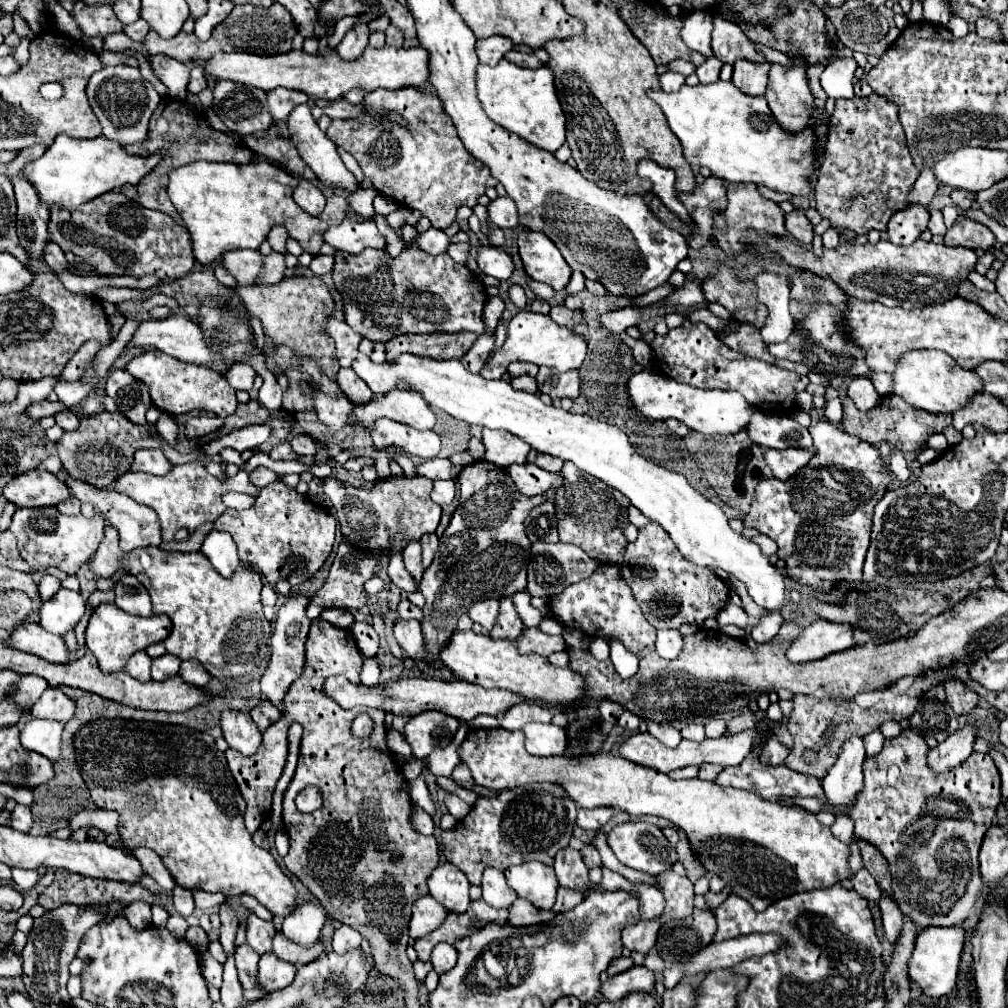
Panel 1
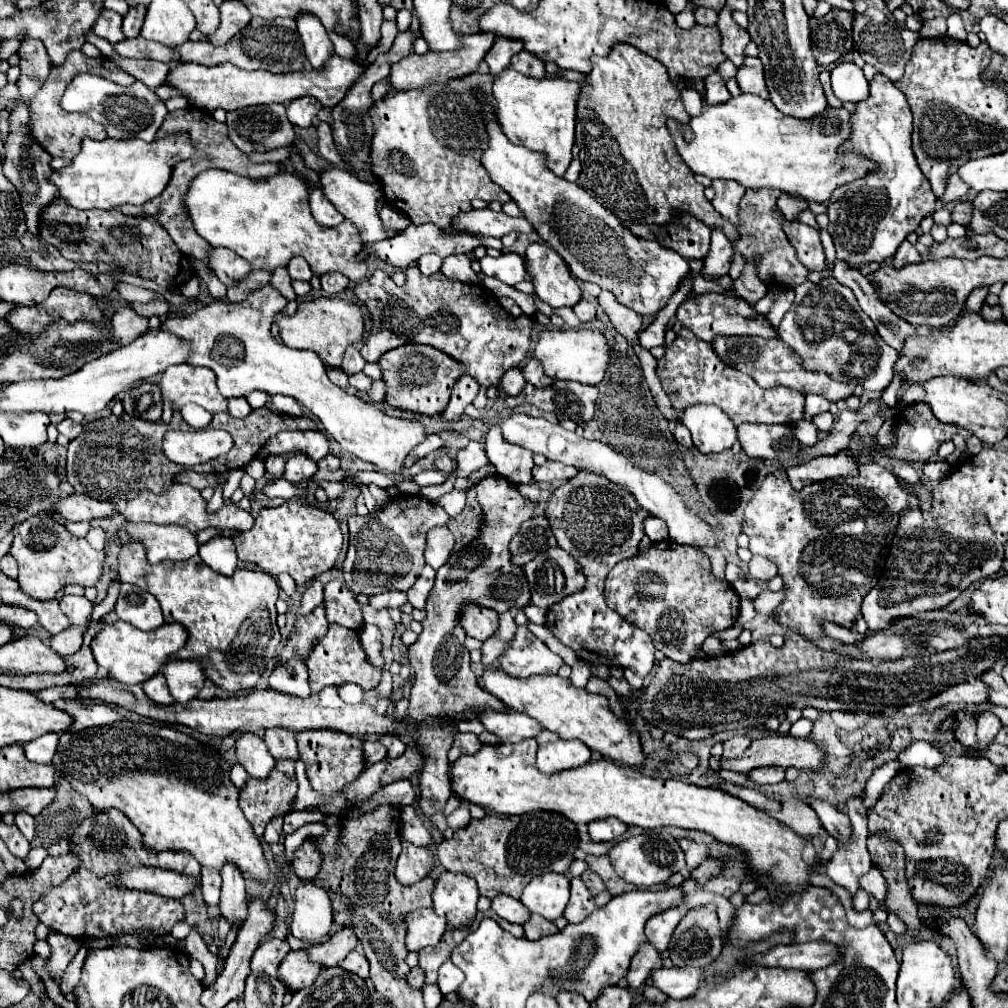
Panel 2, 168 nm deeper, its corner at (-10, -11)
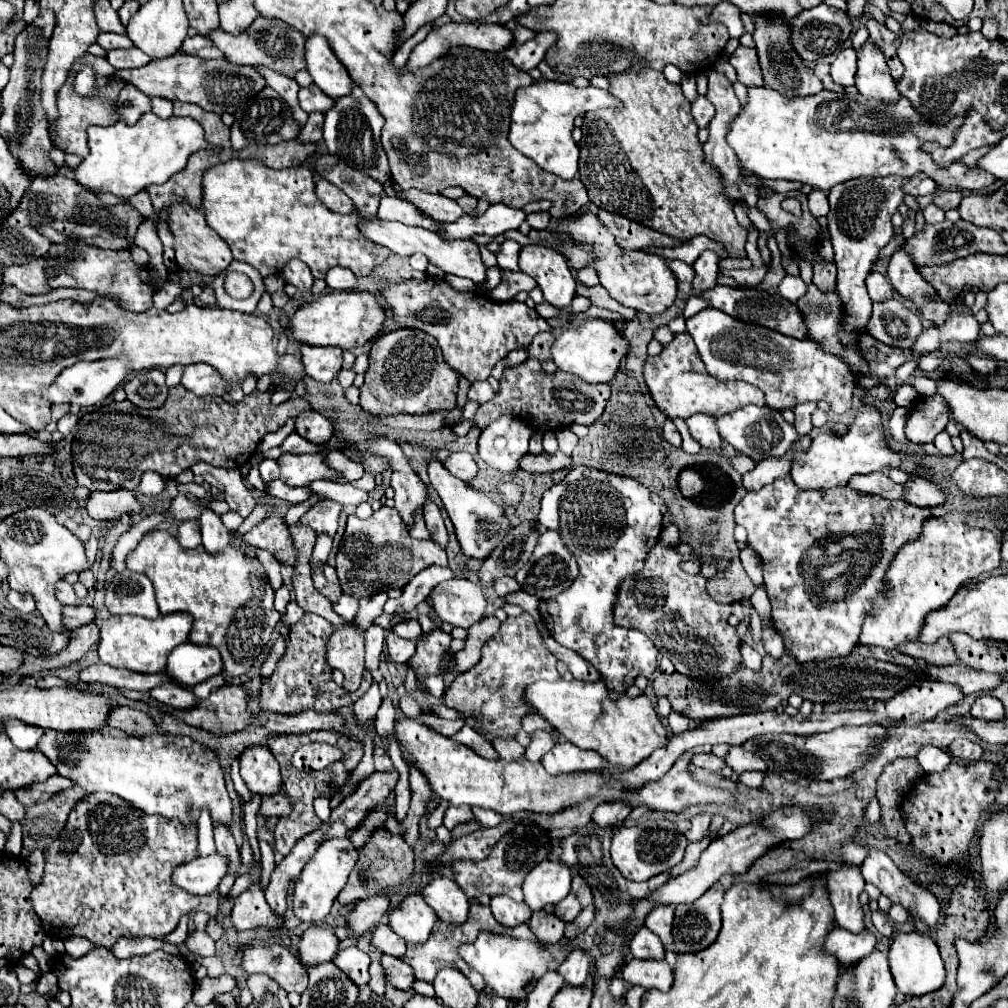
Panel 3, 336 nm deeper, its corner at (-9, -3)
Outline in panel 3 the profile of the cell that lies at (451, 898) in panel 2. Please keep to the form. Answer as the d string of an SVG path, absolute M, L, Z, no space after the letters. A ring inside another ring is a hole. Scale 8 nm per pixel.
M434 875L430 883L422 889L422 895L428 901L428 905L436 911L440 921L452 925L466 921L470 903L466 893L454 879L444 875Z

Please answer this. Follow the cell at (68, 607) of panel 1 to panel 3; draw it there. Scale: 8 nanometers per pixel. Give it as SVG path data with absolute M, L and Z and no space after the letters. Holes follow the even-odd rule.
M66 581L56 583L56 597L62 605L78 605L80 603L74 589L72 589L72 585L68 585Z

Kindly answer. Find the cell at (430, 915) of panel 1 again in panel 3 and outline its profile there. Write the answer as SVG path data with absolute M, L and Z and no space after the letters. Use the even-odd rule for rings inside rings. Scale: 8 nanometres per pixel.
M412 893L402 899L402 903L390 913L388 925L398 933L406 943L424 943L428 941L438 915L424 901L420 893Z

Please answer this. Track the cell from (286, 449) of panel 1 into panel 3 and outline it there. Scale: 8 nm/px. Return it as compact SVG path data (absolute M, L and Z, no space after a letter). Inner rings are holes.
M306 453L306 455L282 455L278 459L280 479L292 487L306 487L316 479L332 479L336 475L334 469L324 465L322 453Z

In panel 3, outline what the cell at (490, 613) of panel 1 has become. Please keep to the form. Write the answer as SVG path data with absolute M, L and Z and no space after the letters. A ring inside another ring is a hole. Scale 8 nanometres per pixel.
M450 579L430 593L434 609L438 617L452 627L470 629L478 623L486 613L486 599L482 593L482 585L468 579Z

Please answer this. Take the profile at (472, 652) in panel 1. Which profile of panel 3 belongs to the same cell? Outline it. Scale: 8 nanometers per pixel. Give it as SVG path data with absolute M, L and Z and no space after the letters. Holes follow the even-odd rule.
M562 677L554 683L536 681L526 687L524 697L562 737L580 749L598 751L614 767L636 767L654 749L668 743L668 731L646 695L630 699L626 693L620 693L612 699L604 681L584 683L576 679L564 681Z

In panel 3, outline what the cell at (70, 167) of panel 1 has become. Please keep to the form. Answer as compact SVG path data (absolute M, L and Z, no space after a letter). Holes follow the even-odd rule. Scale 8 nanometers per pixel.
M146 113L130 127L118 121L112 127L88 129L88 147L90 153L74 169L74 179L92 193L132 197L154 183L166 183L174 173L184 169L192 153L212 145L206 143L200 123L190 117L172 115L168 119L160 119L154 113Z

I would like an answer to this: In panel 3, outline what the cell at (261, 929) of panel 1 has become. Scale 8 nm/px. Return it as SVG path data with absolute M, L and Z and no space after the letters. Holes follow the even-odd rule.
M282 943L248 945L244 947L242 967L246 973L266 973L288 993L302 993L308 985L308 973L292 955L292 949Z

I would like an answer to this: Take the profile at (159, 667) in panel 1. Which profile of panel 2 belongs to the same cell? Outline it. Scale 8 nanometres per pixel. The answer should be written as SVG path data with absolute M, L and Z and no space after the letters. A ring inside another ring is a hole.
M181 659L167 661L163 665L163 673L165 673L171 695L179 703L187 703L195 699L207 679L201 665L197 665L197 661L191 661L191 659L189 661L181 661Z

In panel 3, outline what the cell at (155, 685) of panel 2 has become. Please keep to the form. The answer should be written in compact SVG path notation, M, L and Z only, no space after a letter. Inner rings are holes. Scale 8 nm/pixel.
M162 681L160 685L156 685L150 695L174 709L190 709L192 705L196 705L196 697L190 689L184 689L180 685L176 685L176 681Z

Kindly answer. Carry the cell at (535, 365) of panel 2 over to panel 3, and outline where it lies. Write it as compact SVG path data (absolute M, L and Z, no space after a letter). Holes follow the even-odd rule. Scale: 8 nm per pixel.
M540 333L540 335L534 337L532 345L528 347L528 355L534 357L534 359L538 359L540 365L542 365L542 369L546 373L554 373L556 371L556 365L552 363L552 355L550 355L552 341L554 341L552 333Z

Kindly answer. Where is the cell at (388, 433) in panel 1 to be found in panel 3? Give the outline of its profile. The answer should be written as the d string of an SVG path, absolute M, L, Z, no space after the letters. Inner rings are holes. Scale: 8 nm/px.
M450 453L444 461L444 467L462 481L470 481L478 471L478 465L470 453Z

